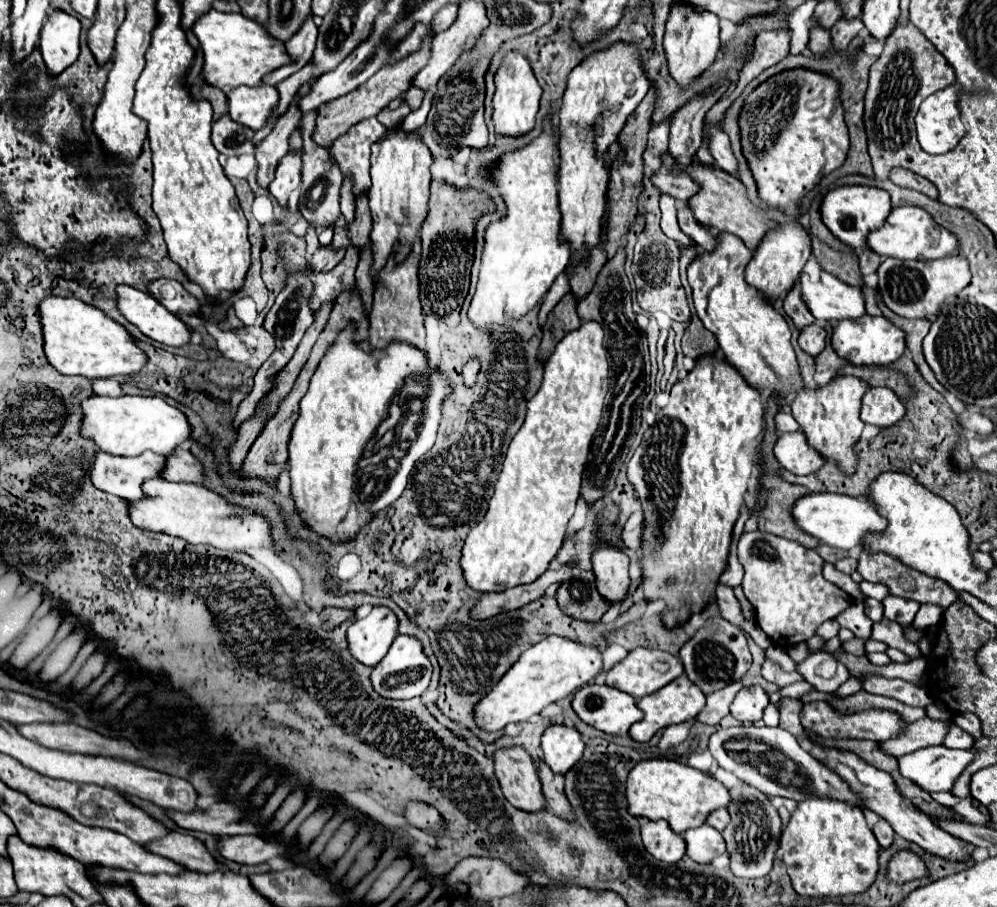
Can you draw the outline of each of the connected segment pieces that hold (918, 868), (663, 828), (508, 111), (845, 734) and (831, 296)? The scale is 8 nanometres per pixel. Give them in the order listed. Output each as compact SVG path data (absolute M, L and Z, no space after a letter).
M900 849L892 855L892 859L888 861L888 867L886 867L886 875L892 883L896 885L904 885L904 883L910 883L910 881L918 881L918 879L926 879L928 877L928 865L926 861L910 851L910 849Z
M648 821L642 827L642 843L652 857L664 863L676 863L686 853L684 837L672 833L668 821Z
M508 51L500 69L494 75L494 83L496 83L496 93L494 93L494 101L492 101L494 103L492 119L494 119L496 133L502 133L502 135L528 133L534 127L542 87L538 85L526 57L520 55L518 51Z
M812 701L802 707L800 721L806 731L814 731L822 739L870 739L870 741L888 741L892 737L900 737L900 733L908 727L902 715L892 709L862 709L856 713L840 713L832 709L826 701Z
M812 257L802 275L800 275L800 283L802 283L802 297L810 309L810 313L820 319L820 321L842 321L842 319L860 319L866 315L866 299L864 299L864 293L858 285L850 285L846 281L842 281L840 277L824 271L816 259Z

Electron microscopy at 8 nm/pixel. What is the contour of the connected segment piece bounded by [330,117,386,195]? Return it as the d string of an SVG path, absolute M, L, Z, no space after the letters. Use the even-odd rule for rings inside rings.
M376 117L354 125L344 137L338 137L330 153L344 175L354 179L354 193L360 195L370 185L370 145L384 135L384 125Z

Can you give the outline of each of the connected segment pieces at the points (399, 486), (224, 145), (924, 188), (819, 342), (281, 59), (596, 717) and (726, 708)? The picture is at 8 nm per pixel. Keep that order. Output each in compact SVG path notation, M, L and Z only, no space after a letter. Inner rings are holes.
M348 323L328 347L316 373L312 375L308 393L300 401L300 417L290 437L290 479L292 495L304 521L320 535L350 539L370 521L374 513L392 505L406 489L414 463L426 455L436 443L442 405L452 393L448 375L436 369L436 377L428 365L426 353L402 341L390 341L384 349L364 351L356 341L356 323ZM428 375L428 397L424 399L422 429L418 429L418 445L400 461L368 461L364 449L378 425L388 417L392 397L404 385L404 379Z
M226 115L214 121L212 127L212 143L224 155L244 155L244 153L252 155L256 151L252 135L254 135L252 129L236 125L236 121L228 119Z
M892 169L892 173L890 173L890 179L892 179L896 185L900 185L900 187L916 189L916 191L922 191L924 195L932 197L932 199L938 199L936 187L934 187L934 185L932 185L928 179L924 179L924 177L916 175L916 173L908 171L908 169Z
M812 323L808 325L808 329L804 329L804 333L800 333L800 339L798 339L800 347L808 353L808 355L818 355L824 345L826 345L826 331L818 325L818 323Z
M210 9L194 23L194 33L204 49L204 79L222 91L240 85L262 85L268 73L292 63L284 43L268 37L264 25L244 17L242 13L220 13Z
M606 683L584 685L572 701L578 717L610 735L626 735L630 725L642 719L636 699Z
M736 681L736 683L730 683L728 687L720 689L720 691L714 691L714 693L710 693L710 695L706 695L706 705L704 705L704 709L698 713L696 719L702 721L702 723L706 723L706 725L718 725L720 719L730 713L730 703L734 701L736 693L738 693L742 687L744 687L744 685L742 685L740 681Z

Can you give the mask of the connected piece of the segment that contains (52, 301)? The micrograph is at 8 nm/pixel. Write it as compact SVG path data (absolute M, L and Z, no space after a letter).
M46 297L40 303L40 315L46 357L64 375L84 375L88 379L132 375L148 363L148 355L136 345L136 339L126 331L126 327L94 305L72 297Z

